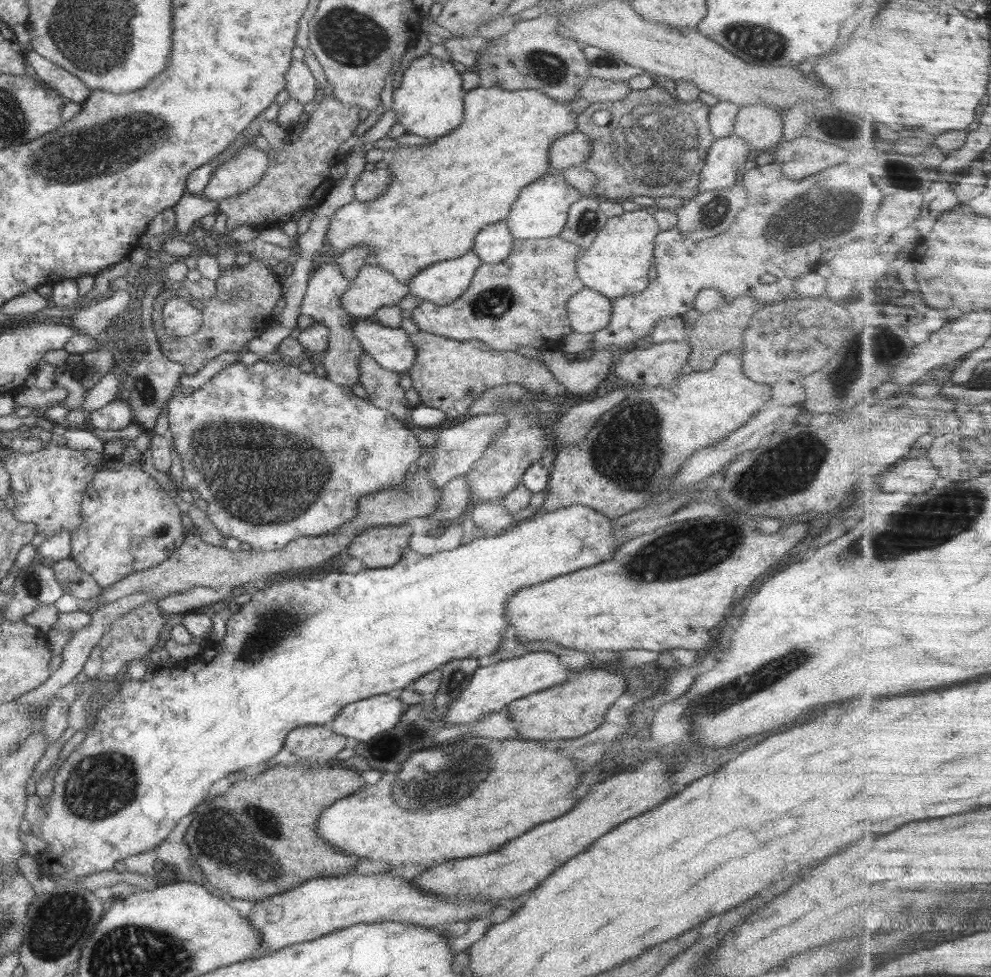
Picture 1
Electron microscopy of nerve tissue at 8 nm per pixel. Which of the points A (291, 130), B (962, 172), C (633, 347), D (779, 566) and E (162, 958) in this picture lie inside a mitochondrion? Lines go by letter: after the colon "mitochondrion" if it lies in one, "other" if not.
A: other
B: other
C: other
D: other
E: mitochondrion

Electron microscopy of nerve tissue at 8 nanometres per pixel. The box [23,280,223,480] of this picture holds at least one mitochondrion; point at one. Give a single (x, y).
(146, 390)

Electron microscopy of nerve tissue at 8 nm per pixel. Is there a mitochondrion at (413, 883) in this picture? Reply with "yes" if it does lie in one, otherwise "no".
no

